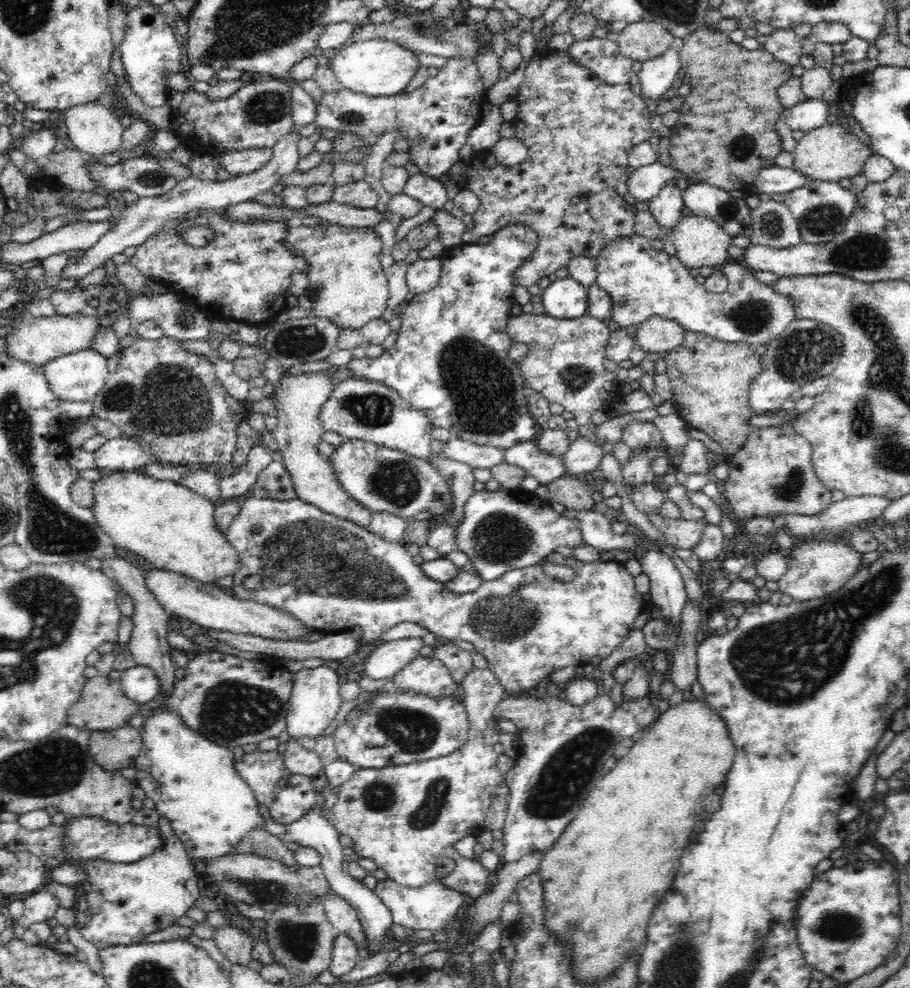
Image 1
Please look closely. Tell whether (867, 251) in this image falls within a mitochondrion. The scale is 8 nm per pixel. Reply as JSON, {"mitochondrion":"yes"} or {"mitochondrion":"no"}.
{"mitochondrion":"yes"}

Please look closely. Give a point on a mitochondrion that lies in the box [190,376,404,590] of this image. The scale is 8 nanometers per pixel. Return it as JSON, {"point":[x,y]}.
{"point":[371,409]}

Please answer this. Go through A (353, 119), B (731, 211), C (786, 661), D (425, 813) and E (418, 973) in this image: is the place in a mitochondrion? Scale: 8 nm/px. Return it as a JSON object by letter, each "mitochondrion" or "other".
{"A":"mitochondrion","B":"mitochondrion","C":"mitochondrion","D":"mitochondrion","E":"other"}

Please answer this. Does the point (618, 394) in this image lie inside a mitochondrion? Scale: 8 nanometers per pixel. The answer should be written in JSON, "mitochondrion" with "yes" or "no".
{"mitochondrion":"no"}

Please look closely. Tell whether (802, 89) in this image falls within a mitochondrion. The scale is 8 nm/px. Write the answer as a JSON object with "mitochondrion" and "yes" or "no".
{"mitochondrion":"no"}

